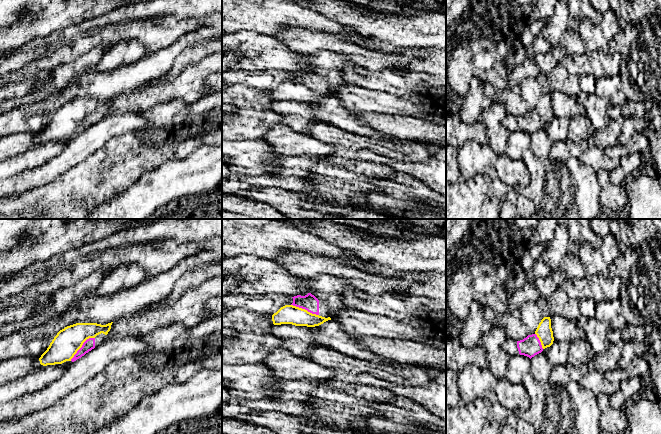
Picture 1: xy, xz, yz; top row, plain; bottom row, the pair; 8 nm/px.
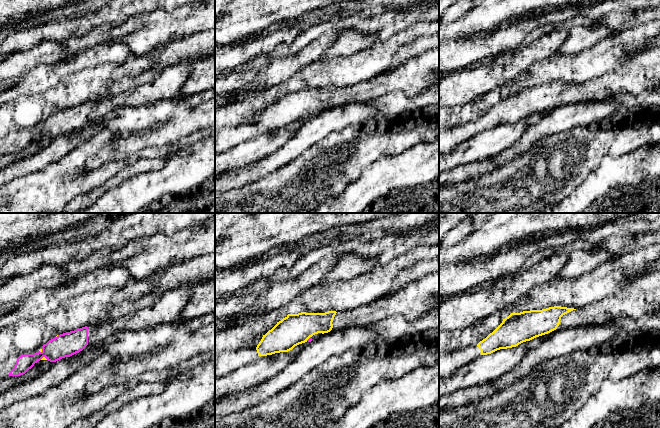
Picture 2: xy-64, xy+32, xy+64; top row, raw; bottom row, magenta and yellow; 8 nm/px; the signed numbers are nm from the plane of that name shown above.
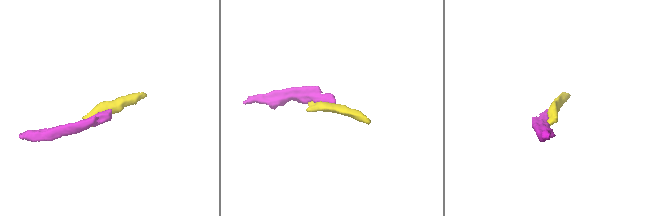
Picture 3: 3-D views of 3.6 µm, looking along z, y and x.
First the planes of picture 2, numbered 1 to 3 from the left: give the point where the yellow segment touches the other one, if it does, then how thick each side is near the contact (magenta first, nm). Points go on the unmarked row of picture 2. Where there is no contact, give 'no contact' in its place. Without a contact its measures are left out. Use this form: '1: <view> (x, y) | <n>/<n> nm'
1: xy-64 (44, 132) | 190/20 nm
2: xy+32 (309, 114) | 30/240 nm
3: no contact

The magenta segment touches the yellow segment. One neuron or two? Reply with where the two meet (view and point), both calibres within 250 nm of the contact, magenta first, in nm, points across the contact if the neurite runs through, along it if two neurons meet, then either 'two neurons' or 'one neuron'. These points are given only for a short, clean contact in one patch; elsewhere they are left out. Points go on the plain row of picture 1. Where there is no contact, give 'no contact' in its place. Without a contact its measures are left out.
xy (82, 122) | 90/220 nm | across xy (89, 120), (82, 122), (78, 118), (68, 117) | one neuron

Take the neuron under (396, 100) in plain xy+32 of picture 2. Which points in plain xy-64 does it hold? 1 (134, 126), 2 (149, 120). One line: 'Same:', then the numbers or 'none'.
Same: 1, 2

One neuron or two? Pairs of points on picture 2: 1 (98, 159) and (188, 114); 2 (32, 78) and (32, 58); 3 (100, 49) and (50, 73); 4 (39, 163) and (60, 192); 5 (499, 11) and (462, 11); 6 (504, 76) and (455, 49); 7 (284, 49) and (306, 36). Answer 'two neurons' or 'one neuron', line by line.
1: one neuron
2: two neurons
3: one neuron
4: two neurons
5: one neuron
6: two neurons
7: one neuron

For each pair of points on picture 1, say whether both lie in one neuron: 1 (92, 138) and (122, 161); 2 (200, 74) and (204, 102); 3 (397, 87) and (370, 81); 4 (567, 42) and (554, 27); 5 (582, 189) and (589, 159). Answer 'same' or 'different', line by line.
1: different
2: different
3: same
4: different
5: different

